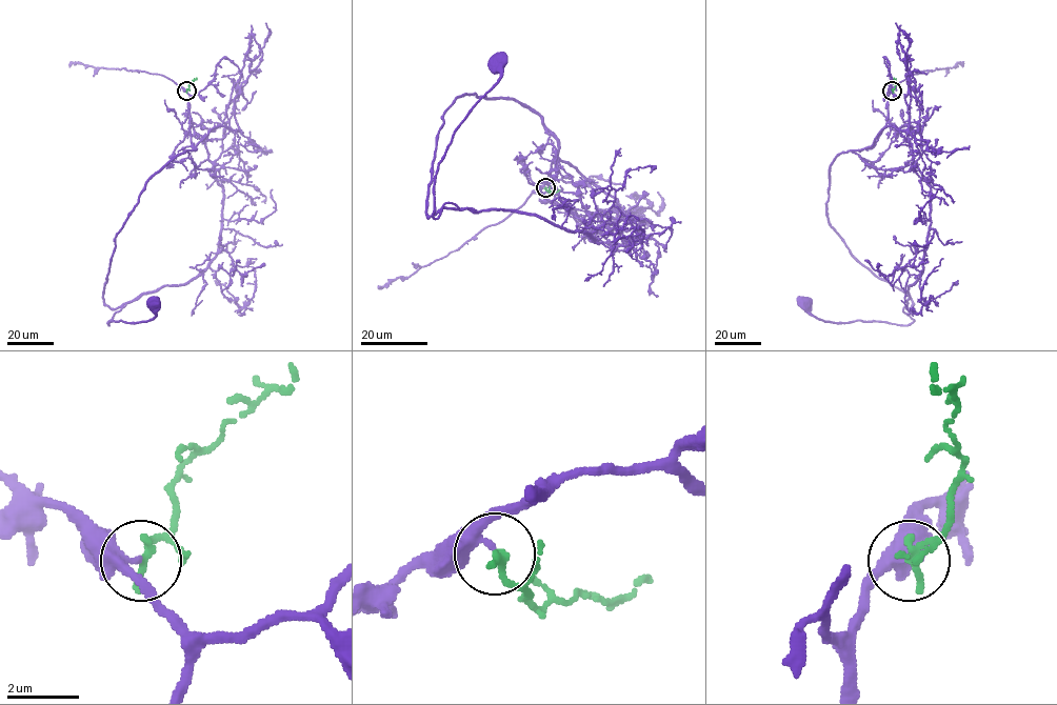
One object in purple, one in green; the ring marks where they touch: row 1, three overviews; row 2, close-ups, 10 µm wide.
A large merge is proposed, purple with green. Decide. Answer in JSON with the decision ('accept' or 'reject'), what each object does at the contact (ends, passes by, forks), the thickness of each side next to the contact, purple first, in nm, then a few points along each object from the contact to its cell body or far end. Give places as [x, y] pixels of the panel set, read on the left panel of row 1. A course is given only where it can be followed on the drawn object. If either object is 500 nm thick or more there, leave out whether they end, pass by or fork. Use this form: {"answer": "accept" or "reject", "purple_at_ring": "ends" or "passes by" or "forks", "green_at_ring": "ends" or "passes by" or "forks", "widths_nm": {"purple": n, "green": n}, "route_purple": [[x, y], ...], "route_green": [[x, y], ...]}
{"answer": "reject", "purple_at_ring": "passes by", "green_at_ring": "ends", "widths_nm": {"purple": 240, "green": 260}, "route_purple": [[186, 91], [182, 127], [203, 140], [222, 188], [219, 248], [108, 325], [146, 322], [151, 304]], "route_green": [[186, 91], [197, 78]]}

